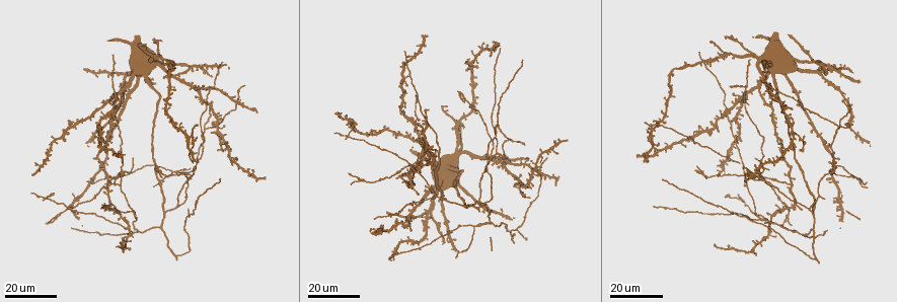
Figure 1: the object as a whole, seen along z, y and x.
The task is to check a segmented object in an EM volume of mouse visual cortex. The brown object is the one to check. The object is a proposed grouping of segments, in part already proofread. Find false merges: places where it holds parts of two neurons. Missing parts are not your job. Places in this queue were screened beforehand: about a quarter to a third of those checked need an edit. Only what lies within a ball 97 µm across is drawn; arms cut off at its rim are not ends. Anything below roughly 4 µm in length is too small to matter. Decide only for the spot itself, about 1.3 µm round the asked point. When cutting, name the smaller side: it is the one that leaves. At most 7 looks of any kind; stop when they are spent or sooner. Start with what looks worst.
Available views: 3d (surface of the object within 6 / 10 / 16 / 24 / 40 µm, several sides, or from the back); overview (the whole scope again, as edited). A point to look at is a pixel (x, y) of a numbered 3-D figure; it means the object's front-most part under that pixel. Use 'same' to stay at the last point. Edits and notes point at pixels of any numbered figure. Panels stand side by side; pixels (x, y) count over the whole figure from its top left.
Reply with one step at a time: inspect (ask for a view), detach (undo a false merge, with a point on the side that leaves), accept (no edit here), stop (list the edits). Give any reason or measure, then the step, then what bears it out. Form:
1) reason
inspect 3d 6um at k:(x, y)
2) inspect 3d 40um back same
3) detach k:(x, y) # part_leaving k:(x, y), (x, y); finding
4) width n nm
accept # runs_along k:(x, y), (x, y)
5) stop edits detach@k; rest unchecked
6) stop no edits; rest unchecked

four arms meet
inspect 3d 24um at 1:(43, 197)

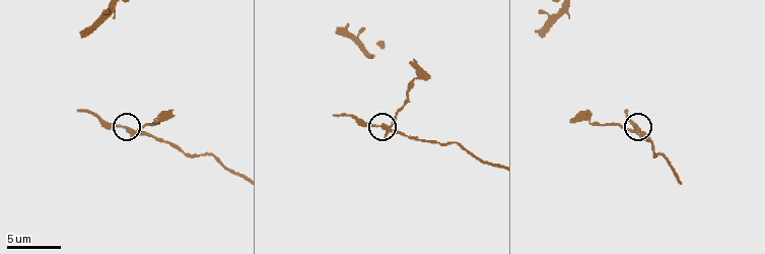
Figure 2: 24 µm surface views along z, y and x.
inspect 3d 10um at 2:(387, 126)

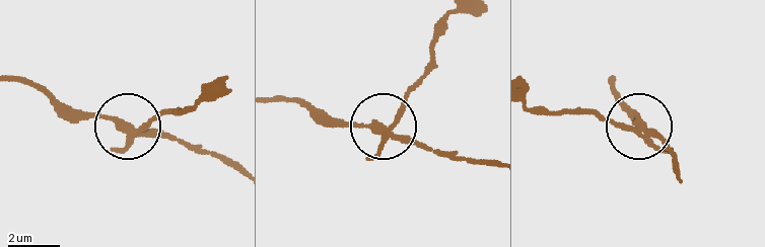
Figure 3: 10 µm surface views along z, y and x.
arms 4
detach 3:(146, 122) # part_leaving 3:(130, 135), (198, 103); two neurons meet here

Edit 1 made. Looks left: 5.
two arms at a narrow angle
inspect 3d 16um at 1:(474, 224)

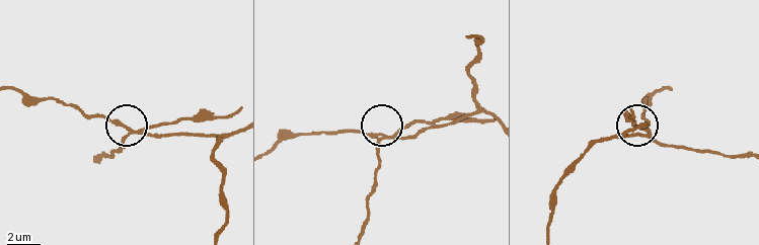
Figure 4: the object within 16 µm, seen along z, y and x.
closer look
inspect 3d 6um at 4:(386, 138)

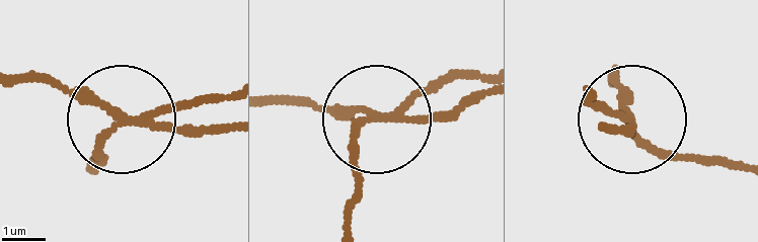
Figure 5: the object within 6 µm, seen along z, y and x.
width 180 nm
detach 5:(97, 157) # part_leaving 5:(129, 122), (89, 165); a second neuron is stuck on

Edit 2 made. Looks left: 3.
side arm on a straight run
inspect 3d 16um at 1:(208, 90)

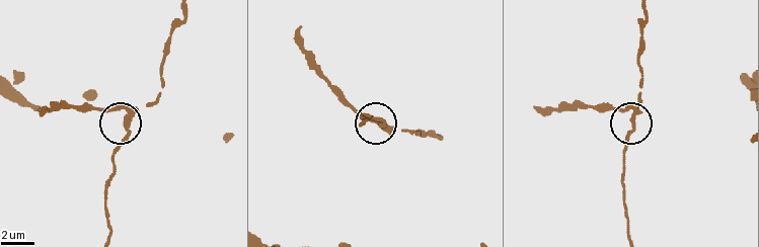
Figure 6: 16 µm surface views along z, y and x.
zoom in
inspect 3d 6um at 6:(127, 106)

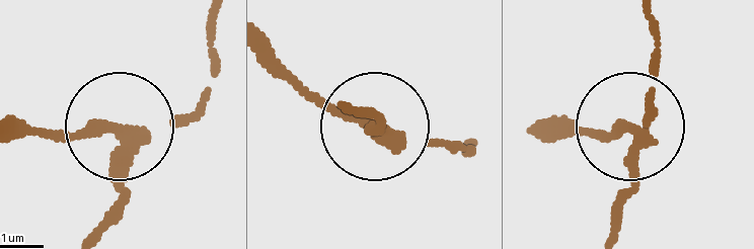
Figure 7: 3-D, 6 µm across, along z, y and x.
width 250 nm
detach 7:(78, 131) # part_leaving 7:(137, 134), (10, 134); a second neuron is stuck on

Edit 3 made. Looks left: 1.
stop edits detach@3, detach@5, detach@7; rest unchecked

